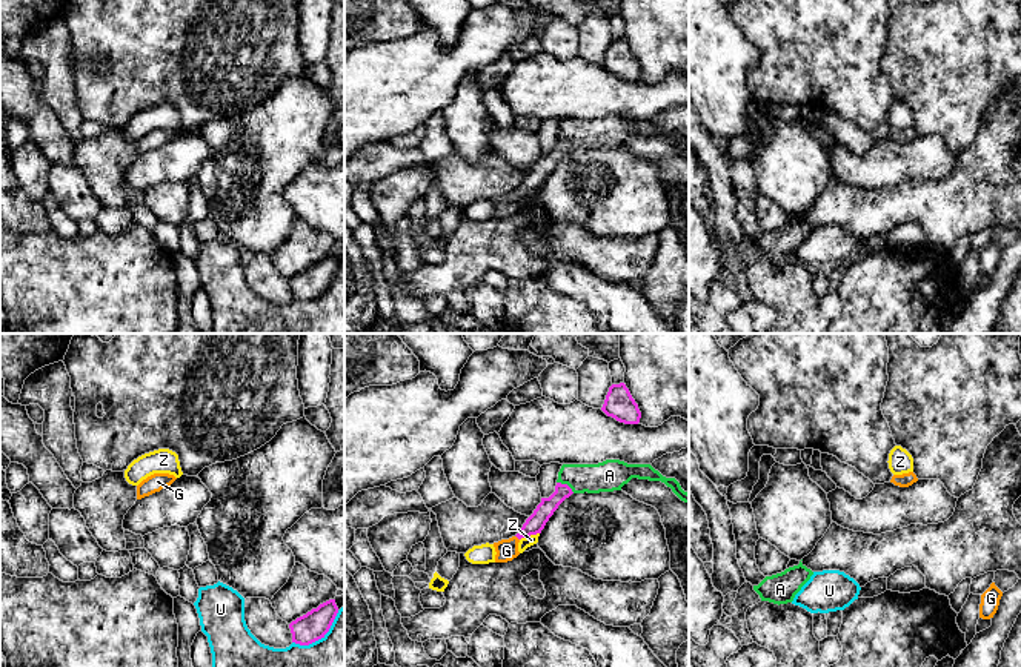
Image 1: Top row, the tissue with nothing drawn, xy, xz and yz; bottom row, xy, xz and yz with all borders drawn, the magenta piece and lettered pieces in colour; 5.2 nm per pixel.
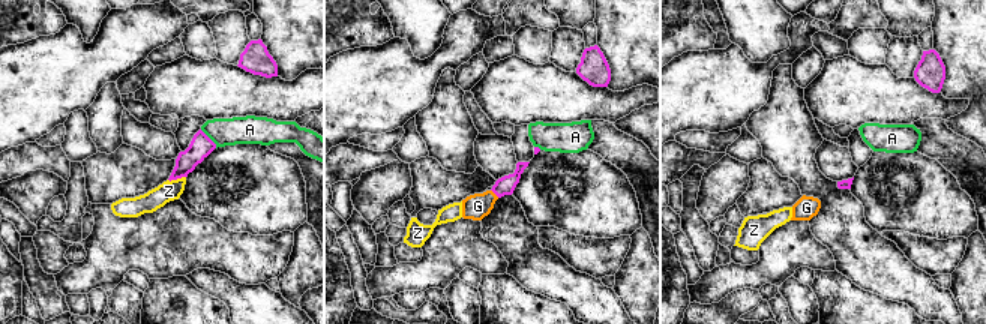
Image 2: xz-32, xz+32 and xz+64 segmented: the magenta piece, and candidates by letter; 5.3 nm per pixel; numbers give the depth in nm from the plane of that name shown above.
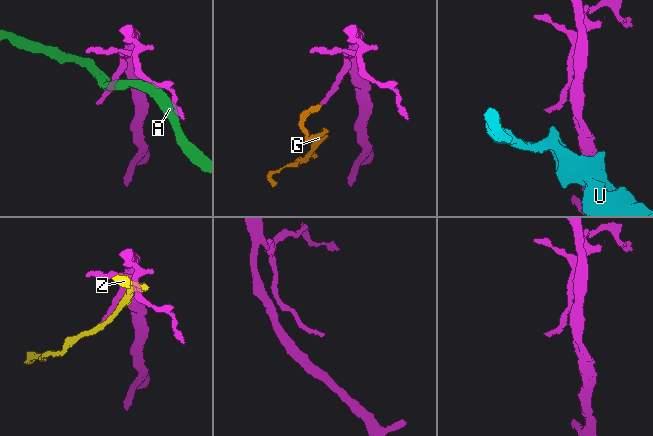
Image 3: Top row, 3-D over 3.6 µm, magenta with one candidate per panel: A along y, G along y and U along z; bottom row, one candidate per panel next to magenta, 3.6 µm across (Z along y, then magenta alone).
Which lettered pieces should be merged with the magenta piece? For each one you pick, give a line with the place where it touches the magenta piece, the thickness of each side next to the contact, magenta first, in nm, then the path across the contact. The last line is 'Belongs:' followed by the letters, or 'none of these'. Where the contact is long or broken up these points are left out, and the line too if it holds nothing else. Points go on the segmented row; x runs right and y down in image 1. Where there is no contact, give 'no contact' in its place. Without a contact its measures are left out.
G: xz (517, 537) | 100/110 nm | across xz (535, 523), (517, 537), (506, 550)
Belongs: G

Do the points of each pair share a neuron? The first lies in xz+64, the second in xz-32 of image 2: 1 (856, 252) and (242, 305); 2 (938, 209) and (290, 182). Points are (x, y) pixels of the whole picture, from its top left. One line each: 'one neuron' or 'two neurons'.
1: one neuron
2: one neuron

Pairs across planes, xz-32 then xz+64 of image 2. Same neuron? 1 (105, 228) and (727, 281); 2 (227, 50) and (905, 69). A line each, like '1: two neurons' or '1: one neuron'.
1: one neuron
2: one neuron

